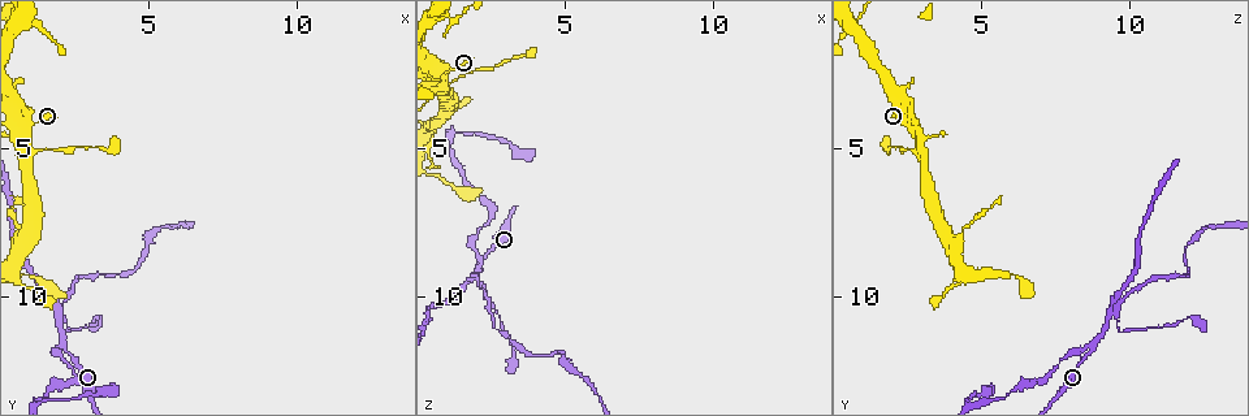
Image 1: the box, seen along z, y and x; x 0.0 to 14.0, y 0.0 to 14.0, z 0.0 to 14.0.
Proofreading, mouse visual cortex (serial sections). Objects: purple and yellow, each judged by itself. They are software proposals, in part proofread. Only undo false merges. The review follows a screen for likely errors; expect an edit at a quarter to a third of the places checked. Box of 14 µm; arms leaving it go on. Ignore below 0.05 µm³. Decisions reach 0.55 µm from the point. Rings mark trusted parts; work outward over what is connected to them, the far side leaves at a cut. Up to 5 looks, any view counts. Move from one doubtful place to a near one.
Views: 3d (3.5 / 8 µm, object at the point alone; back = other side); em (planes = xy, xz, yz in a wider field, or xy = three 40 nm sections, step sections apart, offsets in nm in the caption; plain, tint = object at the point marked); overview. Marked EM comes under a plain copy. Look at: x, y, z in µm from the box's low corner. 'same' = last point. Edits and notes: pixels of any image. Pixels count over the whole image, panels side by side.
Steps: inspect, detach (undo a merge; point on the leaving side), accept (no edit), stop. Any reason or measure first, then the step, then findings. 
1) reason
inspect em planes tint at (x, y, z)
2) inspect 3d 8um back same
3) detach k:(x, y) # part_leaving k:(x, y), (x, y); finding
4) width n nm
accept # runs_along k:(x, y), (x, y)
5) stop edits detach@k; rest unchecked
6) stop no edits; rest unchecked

four-way junction
inspect 3d 3.5um at (2.0, 10.6, 9.3)

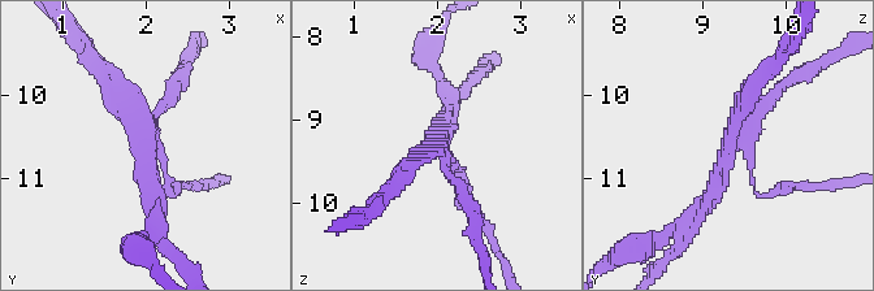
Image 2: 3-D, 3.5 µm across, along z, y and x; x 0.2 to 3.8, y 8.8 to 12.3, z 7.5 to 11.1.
shape alone is not enough
inspect em xy step 2 tint at (2.05, 10.65, 9.30)

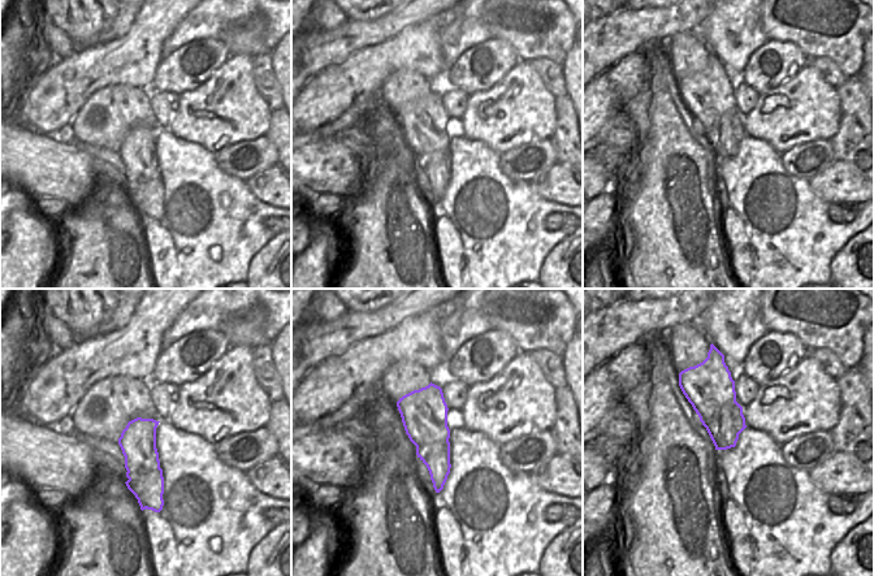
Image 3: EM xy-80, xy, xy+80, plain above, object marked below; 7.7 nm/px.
detach 2:(423, 60) # a second cell is stuck on

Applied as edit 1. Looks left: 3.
inspect overview

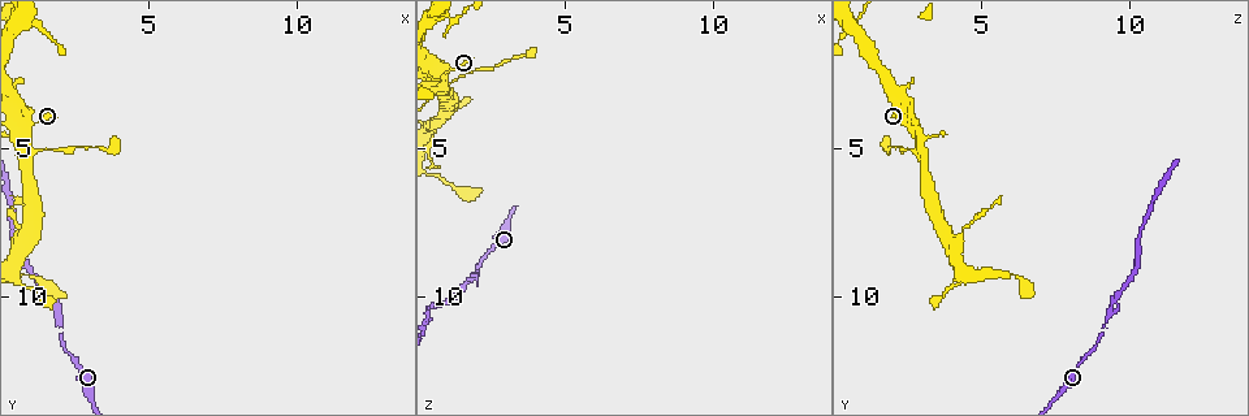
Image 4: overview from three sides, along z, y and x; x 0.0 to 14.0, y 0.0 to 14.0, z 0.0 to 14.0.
inspect 3d 8um at (1.0, 4.9, 3.0)

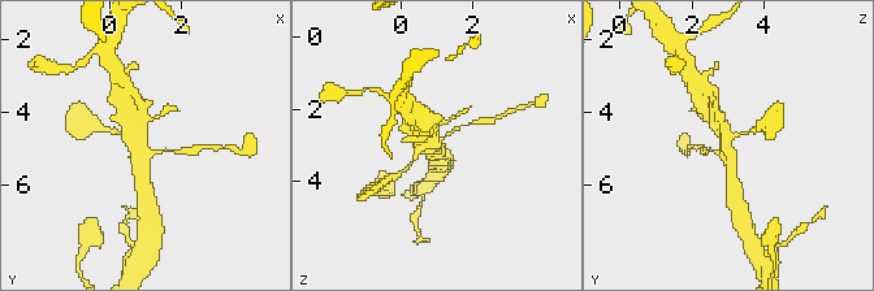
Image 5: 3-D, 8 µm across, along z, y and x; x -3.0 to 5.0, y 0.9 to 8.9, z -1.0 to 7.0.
arms 3; arm_widths 100, 250, 300 nm
inspect em xy step 3 tint at (0.9, 5.0, 3.0)

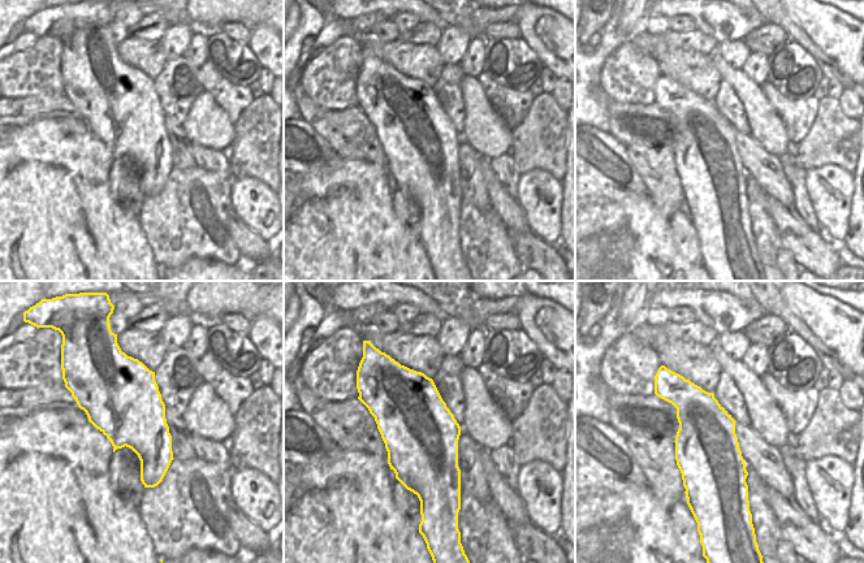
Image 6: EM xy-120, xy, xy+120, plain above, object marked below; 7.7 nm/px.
accept # runs_along 5:(706, 118), (725, 137), (731, 185); all the same cell

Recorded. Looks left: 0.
stop edits detach@2; rest unchecked

